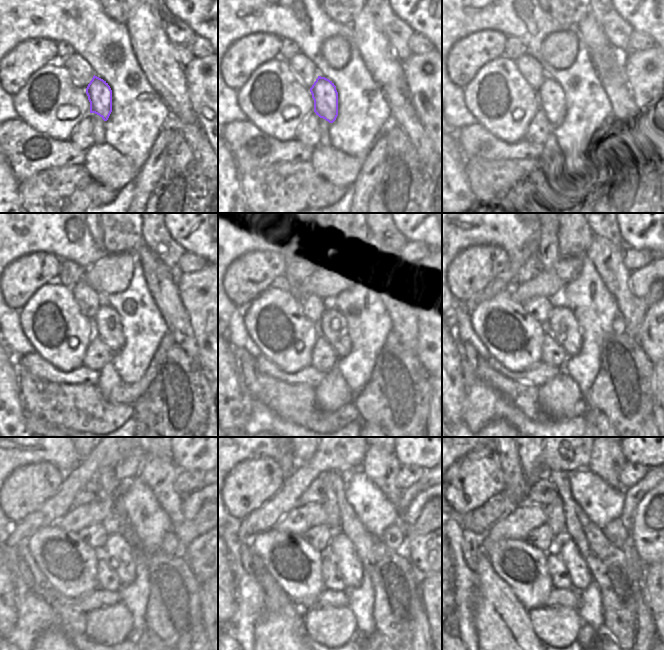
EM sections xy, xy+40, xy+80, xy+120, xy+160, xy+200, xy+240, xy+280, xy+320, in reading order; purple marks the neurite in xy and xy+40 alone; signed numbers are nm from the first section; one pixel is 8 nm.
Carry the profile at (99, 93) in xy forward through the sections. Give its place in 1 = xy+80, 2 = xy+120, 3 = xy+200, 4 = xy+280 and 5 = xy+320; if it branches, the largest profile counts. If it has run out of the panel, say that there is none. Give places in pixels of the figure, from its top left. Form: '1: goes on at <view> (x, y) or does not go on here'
1: goes on at xy+80 (551, 99)
2: goes on at xy+120 (107, 321)
3: goes on at xy+200 (562, 321)
4: goes on at xy+280 (342, 552)
5: goes on at xy+320 (580, 575)

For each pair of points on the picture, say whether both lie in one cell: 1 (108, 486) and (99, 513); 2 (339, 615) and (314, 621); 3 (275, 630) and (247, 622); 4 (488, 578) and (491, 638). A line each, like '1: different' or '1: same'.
1: different
2: same
3: different
4: same

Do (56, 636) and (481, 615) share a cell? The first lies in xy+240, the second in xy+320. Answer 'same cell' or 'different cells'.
same cell

